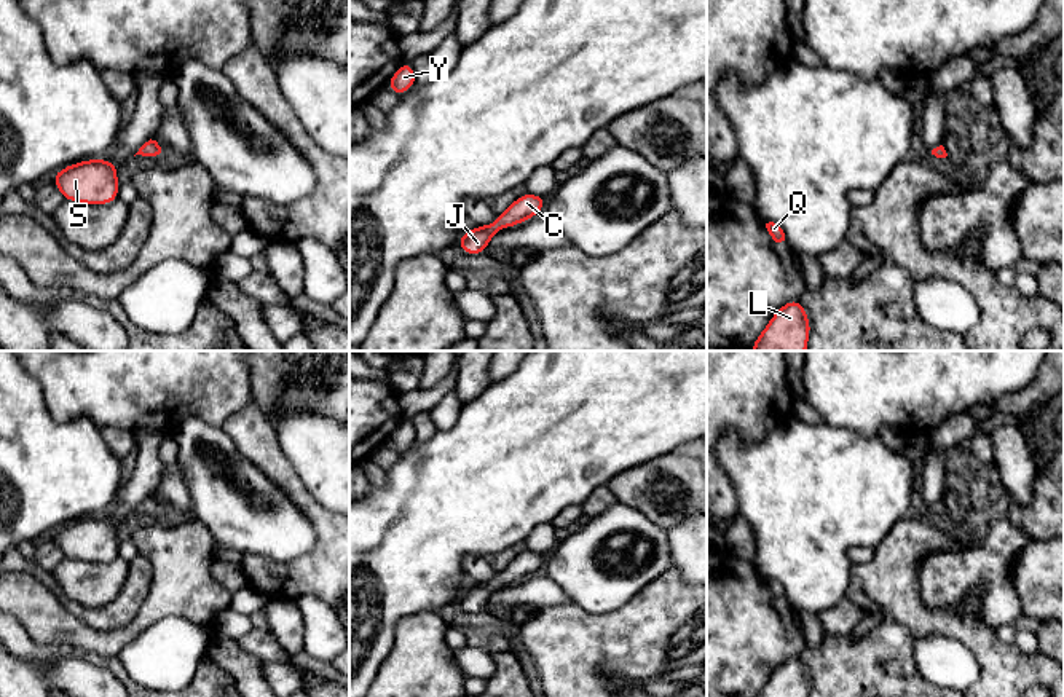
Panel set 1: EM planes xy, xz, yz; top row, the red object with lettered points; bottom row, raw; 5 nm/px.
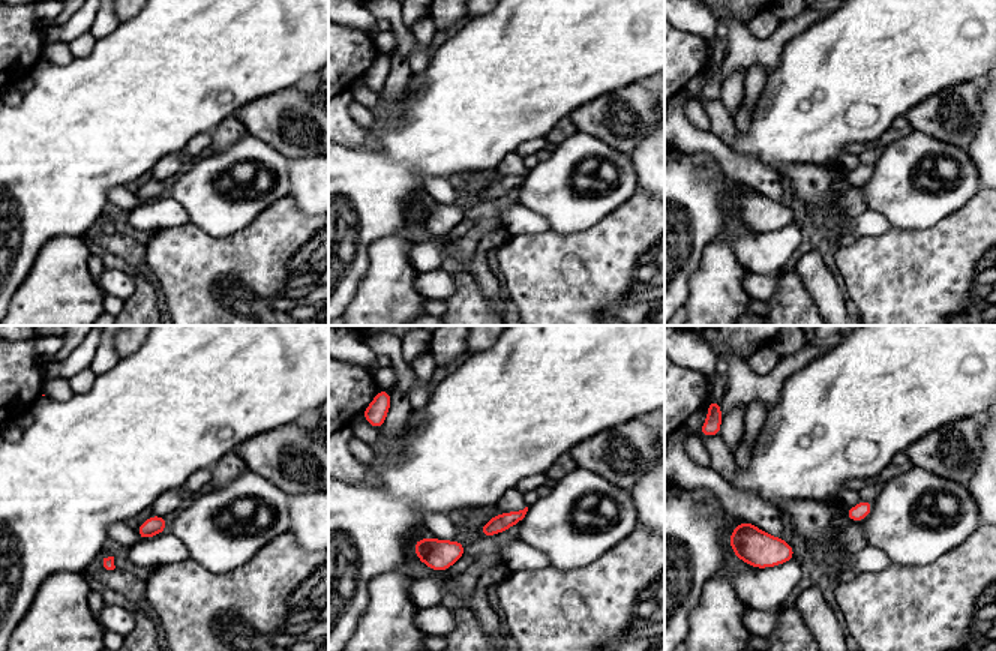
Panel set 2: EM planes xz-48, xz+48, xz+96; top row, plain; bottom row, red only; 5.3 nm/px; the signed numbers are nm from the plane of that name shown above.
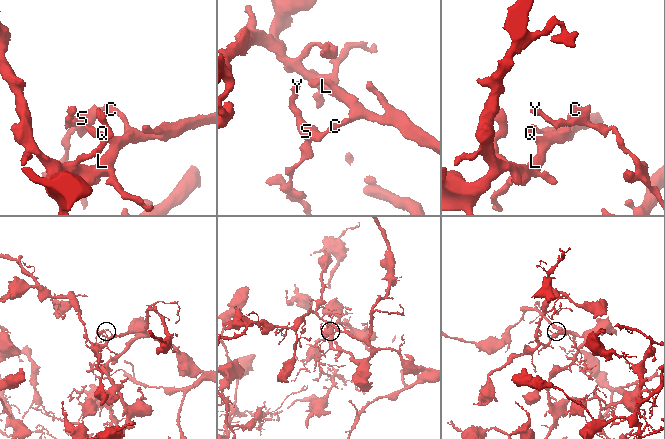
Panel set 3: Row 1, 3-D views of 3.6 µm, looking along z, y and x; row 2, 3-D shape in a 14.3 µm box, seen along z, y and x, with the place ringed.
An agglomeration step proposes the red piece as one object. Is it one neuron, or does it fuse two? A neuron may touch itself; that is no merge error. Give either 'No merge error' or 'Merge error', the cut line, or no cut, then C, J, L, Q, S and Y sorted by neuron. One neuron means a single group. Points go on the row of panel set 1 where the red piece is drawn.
No merge error. No split. Groups: C J L Q S Y

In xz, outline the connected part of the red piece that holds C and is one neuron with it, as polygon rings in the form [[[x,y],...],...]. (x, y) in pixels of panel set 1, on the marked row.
[[[525,193],[517,198],[501,215],[498,215],[493,223],[475,226],[467,233],[461,233],[458,244],[464,254],[480,255],[501,228],[510,228],[533,219],[539,211],[544,209],[546,203],[547,196]]]

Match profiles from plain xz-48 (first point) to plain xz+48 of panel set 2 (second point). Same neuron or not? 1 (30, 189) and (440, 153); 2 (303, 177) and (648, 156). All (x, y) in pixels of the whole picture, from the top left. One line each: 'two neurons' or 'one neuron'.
1: one neuron
2: one neuron

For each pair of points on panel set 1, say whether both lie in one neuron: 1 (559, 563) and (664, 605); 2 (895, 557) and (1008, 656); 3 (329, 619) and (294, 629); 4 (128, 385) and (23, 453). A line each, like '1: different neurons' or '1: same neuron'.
1: different neurons
2: same neuron
3: different neurons
4: different neurons

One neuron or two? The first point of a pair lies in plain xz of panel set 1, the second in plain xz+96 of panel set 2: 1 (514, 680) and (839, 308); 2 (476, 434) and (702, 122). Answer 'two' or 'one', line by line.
1: two
2: two

